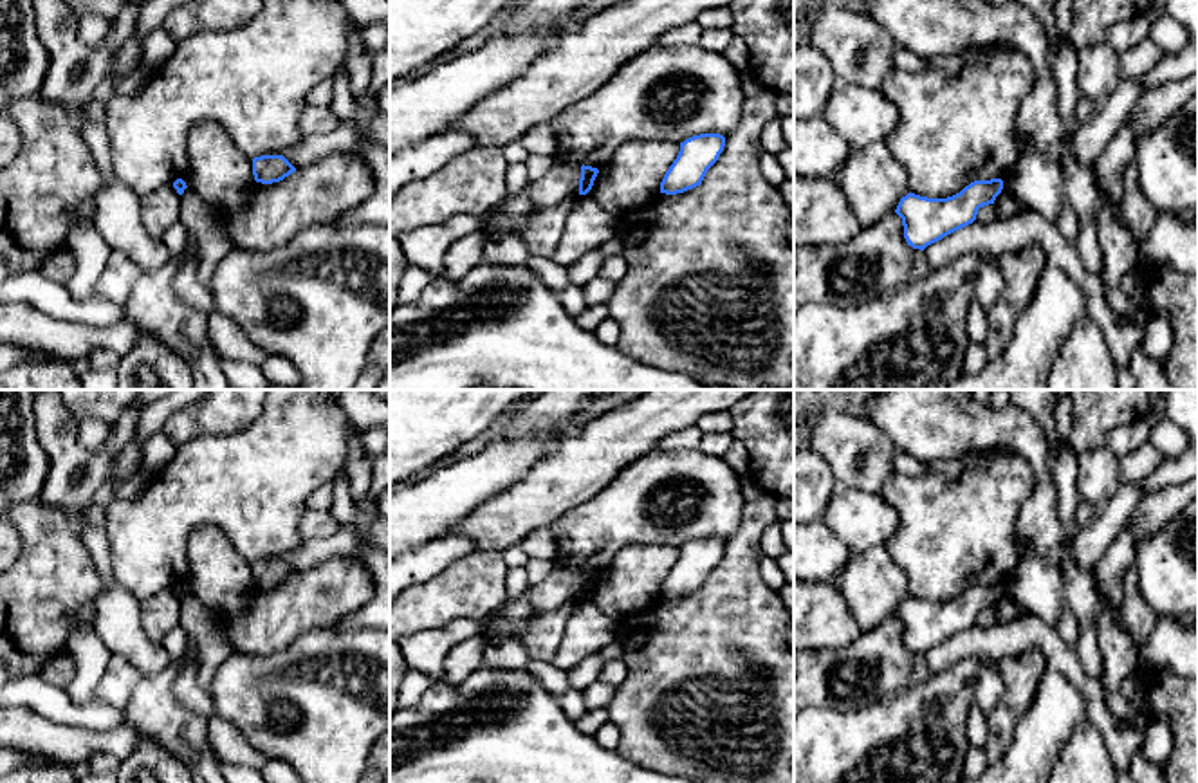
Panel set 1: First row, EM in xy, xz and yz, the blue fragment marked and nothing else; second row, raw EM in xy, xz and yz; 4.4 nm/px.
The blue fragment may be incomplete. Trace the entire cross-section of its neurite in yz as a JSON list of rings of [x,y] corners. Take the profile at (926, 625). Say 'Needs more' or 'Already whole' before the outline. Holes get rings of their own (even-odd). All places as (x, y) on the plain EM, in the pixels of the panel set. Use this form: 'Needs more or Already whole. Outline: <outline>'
Already whole. Outline: [[[991,583],[974,585],[947,603],[927,603],[908,597],[895,613],[902,622],[908,649],[924,655],[927,649],[972,628],[978,613],[994,608],[1001,594],[1003,585]]]

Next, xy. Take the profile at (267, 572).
Already whole. Outline: [[[262,559],[253,563],[253,579],[256,586],[272,588],[280,586],[296,572],[283,559]]]

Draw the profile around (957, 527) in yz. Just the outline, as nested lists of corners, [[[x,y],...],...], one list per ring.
[[[985,447],[953,460],[926,462],[926,471],[917,476],[891,473],[880,494],[897,509],[900,523],[886,548],[904,570],[909,595],[947,603],[974,585],[1003,585],[1019,561],[1016,521],[1034,489],[1030,464],[1009,447]]]

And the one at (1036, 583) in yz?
[[[1055,557],[1019,559],[1003,590],[1050,628],[1055,628],[1066,604],[1064,577]]]

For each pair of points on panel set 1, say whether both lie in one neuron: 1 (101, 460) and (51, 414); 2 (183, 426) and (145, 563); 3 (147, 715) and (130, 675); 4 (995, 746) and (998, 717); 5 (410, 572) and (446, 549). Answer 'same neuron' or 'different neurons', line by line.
1: same neuron
2: different neurons
3: different neurons
4: same neuron
5: same neuron

